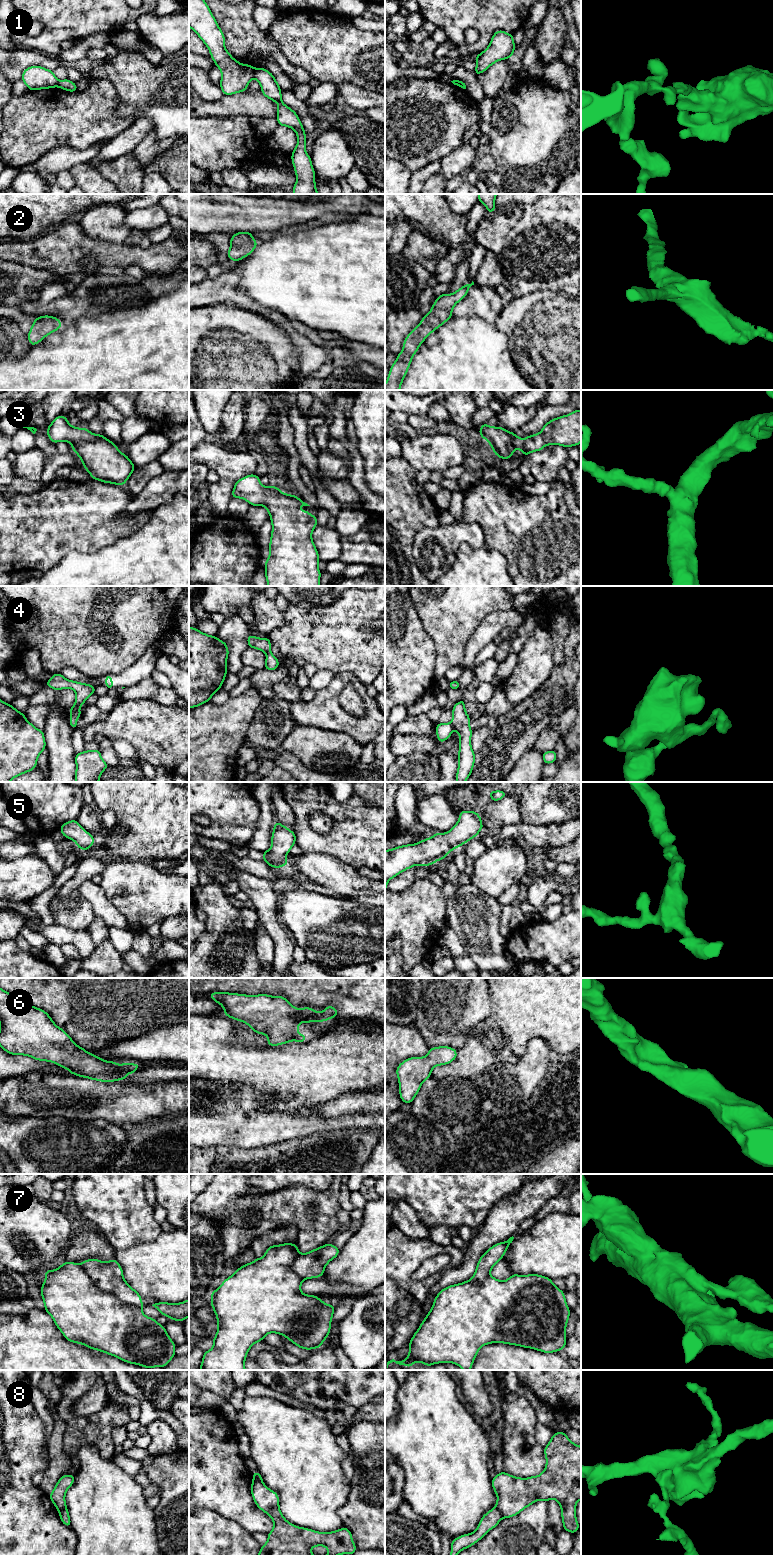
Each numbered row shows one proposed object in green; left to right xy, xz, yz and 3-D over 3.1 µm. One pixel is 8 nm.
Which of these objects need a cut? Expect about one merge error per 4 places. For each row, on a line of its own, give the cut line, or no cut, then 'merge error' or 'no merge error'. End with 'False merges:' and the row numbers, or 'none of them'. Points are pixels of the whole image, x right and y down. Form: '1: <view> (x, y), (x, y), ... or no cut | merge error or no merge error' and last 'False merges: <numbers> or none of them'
1: xz (256, 69), (253, 77) | merge error
2: no cut | no merge error
3: no cut | no merge error
4: xz (270, 652), (266, 654) | merge error
5: no cut | no merge error
6: no cut | no merge error
7: xy (79, 1264), (101, 1289), (126, 1303), (141, 1308) | merge error
8: yz (495, 1506), (503, 1516) | merge error
False merges: 1, 4, 7, 8

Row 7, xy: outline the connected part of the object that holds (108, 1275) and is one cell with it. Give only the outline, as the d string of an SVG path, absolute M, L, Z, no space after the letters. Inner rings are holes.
M87 1259L80 1265L101 1290L112 1294L126 1304L138 1308L145 1306L141 1301L141 1295L124 1279L123 1269L116 1259L107 1262Z

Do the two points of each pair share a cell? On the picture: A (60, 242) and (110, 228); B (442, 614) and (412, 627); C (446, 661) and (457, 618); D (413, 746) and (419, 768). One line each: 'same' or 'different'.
A: different
B: different
C: same
D: different

